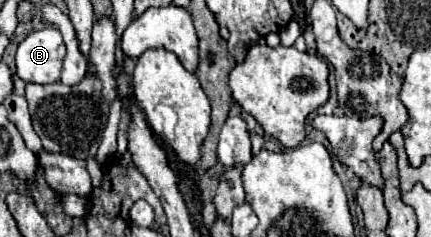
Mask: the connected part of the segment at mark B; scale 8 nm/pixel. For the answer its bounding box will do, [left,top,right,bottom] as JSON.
[17,27,65,83]

